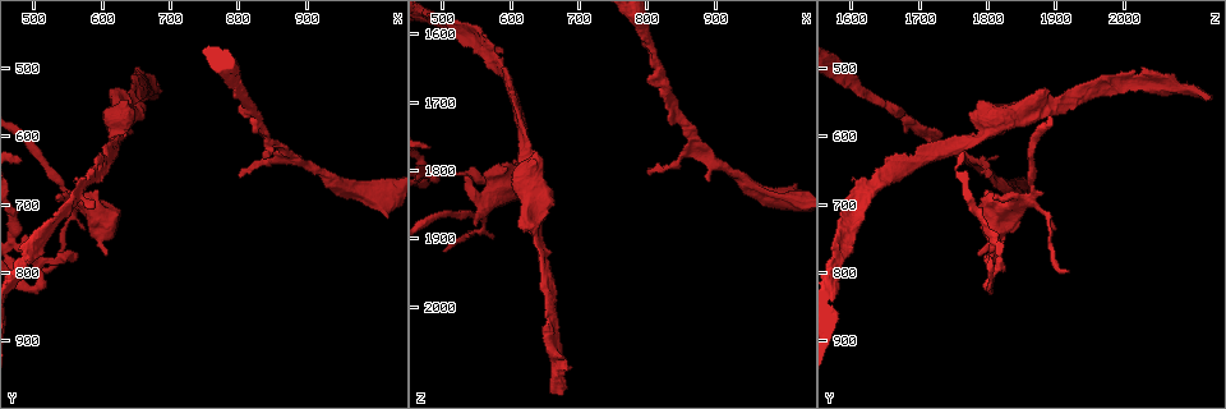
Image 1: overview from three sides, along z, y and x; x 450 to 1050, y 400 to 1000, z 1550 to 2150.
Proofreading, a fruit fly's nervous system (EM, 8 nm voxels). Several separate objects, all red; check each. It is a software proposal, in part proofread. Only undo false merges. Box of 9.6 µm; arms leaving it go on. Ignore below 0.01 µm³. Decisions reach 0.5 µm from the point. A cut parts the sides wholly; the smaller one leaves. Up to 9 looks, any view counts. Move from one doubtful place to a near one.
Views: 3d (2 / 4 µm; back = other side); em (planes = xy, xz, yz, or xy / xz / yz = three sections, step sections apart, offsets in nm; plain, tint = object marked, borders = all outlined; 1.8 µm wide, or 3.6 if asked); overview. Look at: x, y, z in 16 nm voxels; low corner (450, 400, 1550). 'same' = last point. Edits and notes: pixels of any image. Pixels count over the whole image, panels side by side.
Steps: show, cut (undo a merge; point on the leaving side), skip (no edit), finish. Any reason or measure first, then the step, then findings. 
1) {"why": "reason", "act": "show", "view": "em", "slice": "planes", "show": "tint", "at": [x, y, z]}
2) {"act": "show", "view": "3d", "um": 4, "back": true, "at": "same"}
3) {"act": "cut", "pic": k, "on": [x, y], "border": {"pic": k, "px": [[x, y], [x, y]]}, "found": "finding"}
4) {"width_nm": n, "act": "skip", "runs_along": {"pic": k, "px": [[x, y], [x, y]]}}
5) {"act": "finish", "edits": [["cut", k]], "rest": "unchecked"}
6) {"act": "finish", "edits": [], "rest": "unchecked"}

{"why": "branch point", "act": "show", "view": "em", "slice": "planes", "show": "tint", "at": [525, 730, 1605]}

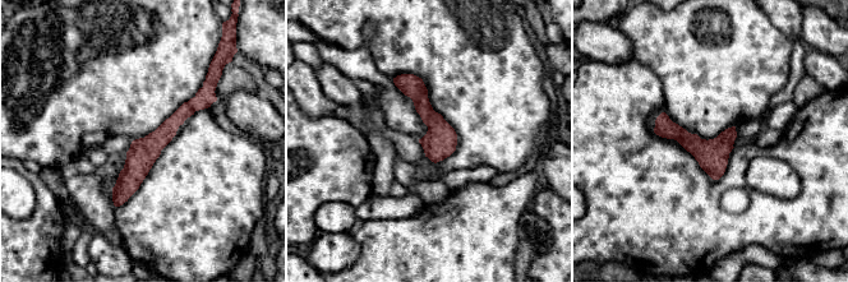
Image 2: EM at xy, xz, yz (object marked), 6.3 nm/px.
{"act": "skip", "runs_along": {"pic": 2, "px": [[208, 101], [141, 156], [116, 202]]}, "found": "continuous, no second neuron"}

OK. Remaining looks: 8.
{"why": "closes a loop", "act": "show", "view": "3d", "um": 4, "at": [510, 800, 1810]}

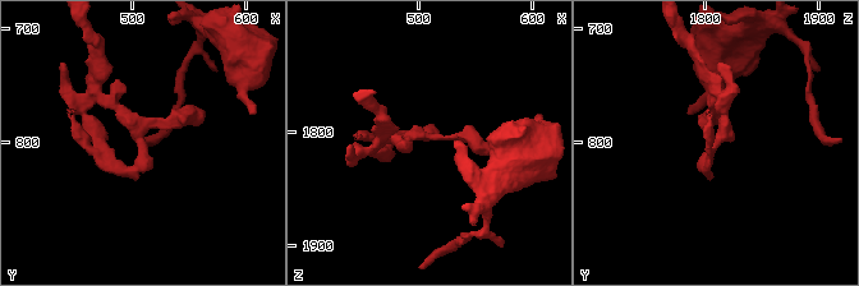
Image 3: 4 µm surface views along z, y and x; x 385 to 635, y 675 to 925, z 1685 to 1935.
{"act": "show", "view": "em", "slice": "xz", "step": 16, "show": "tint", "at": [510, 804, 1806]}

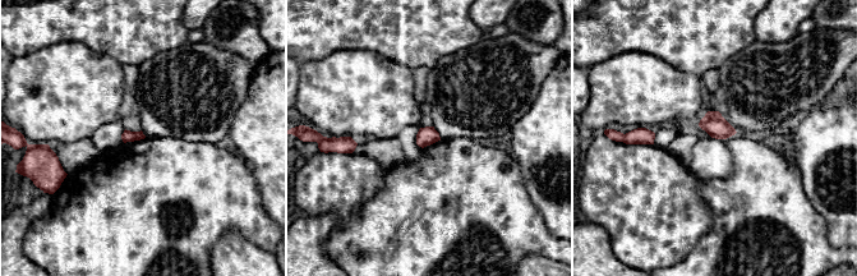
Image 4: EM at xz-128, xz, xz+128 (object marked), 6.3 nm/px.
{"act": "skip", "found": "all the same neuron"}

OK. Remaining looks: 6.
{"why": "thick turns thin", "act": "show", "view": "em", "slice": "xz", "step": 8, "show": "tint", "at": [560, 705, 1870]}

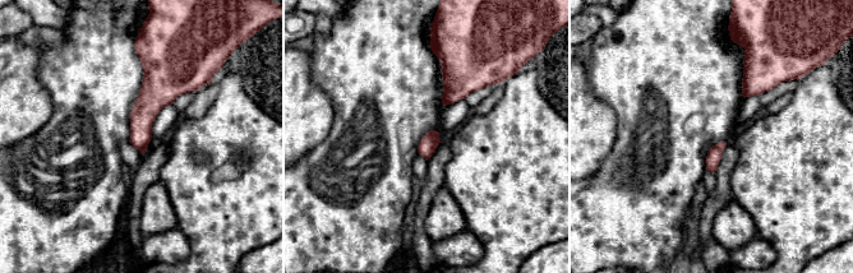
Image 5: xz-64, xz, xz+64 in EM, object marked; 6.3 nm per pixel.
{"act": "show", "view": "em", "slice": "planes", "show": "tint", "at": "same"}

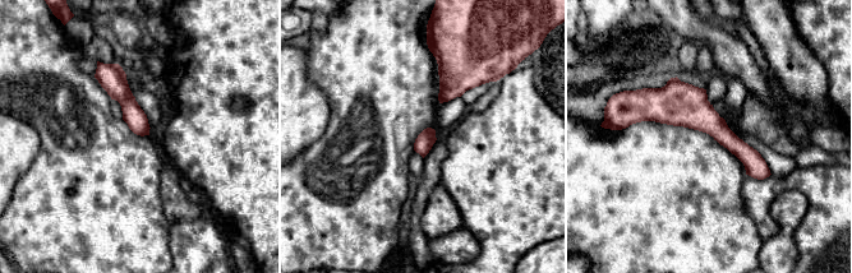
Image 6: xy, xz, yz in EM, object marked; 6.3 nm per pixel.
{"act": "skip", "runs_along": {"pic": 6, "px": [[634, 119], [695, 111], [767, 172]]}, "found": "all the same neuron"}

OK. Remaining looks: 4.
{"act": "show", "view": "em", "um": 3.6, "slice": "xz", "step": 8, "show": "tint", "at": [665, 525, 2020]}

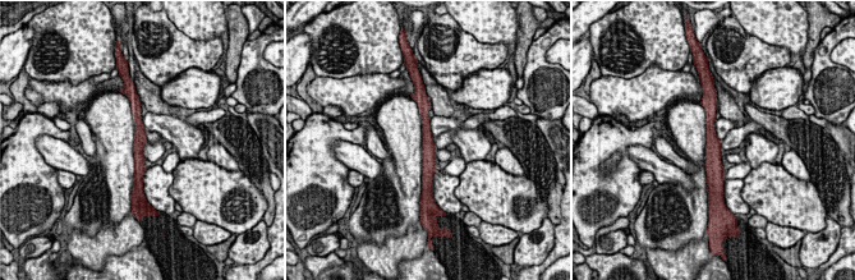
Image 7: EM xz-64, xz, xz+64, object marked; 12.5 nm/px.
{"act": "show", "view": "em", "um": 3.6, "slice": "planes", "show": "borders", "at": "same"}

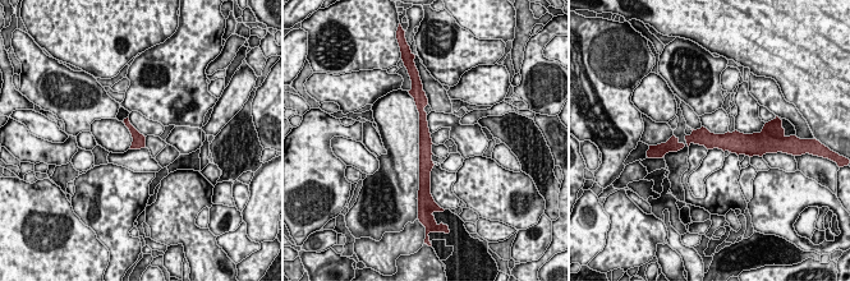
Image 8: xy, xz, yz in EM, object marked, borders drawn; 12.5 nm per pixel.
{"width_nm": 160, "act": "skip", "found": "one neuron here"}

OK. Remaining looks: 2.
{"act": "finish", "edits": [], "rest": "unchecked"}

